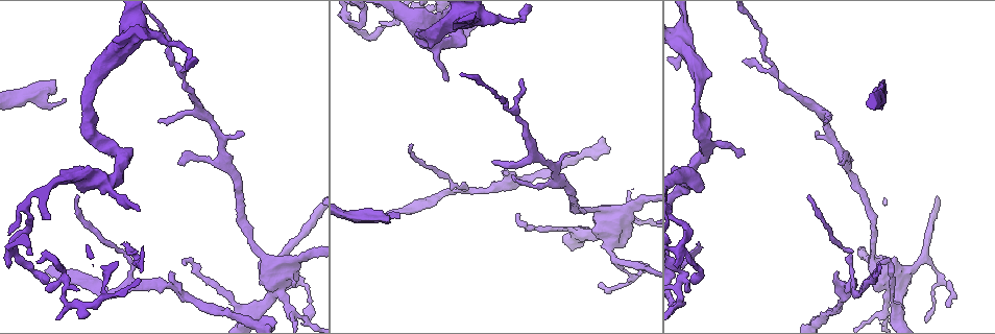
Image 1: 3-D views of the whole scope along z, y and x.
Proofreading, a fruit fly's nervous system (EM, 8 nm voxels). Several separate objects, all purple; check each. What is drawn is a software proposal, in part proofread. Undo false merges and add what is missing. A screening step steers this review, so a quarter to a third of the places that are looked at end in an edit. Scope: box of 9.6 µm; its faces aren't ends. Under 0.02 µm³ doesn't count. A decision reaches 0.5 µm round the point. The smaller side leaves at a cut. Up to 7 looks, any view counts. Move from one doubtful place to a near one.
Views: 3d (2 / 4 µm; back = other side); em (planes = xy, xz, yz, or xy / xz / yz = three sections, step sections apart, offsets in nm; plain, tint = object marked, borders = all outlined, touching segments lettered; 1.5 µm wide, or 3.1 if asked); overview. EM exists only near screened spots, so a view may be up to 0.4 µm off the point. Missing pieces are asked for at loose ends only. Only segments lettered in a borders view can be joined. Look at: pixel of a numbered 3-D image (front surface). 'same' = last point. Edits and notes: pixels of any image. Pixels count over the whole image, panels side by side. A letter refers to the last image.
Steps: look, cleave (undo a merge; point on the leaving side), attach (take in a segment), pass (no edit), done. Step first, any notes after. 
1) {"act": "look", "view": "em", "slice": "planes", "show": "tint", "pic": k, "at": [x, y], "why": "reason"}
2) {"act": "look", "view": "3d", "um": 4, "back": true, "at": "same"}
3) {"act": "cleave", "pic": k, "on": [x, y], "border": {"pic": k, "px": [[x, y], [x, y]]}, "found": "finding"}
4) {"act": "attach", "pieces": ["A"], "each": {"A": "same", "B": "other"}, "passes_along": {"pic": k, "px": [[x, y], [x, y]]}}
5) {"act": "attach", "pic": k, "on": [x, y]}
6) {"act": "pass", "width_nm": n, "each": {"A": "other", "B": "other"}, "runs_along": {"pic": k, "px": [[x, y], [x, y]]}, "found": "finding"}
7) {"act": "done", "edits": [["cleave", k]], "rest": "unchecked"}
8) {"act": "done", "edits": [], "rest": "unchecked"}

{"act": "look", "view": "em", "slice": "xy", "step": 4, "show": "borders", "pic": 1, "at": [825, 122], "why": "free end"}

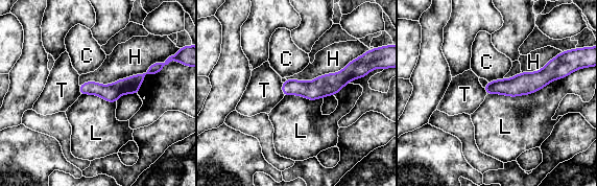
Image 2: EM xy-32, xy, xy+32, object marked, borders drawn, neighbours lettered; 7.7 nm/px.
{"act": "pass", "each": {"C": "other", "H": "other", "L": "other", "T": "other"}, "found": "no lettered segment goes on from it"}

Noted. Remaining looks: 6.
{"act": "look", "view": "3d", "um": 4, "back": true, "pic": 1, "at": [186, 58], "why": "thin end"}

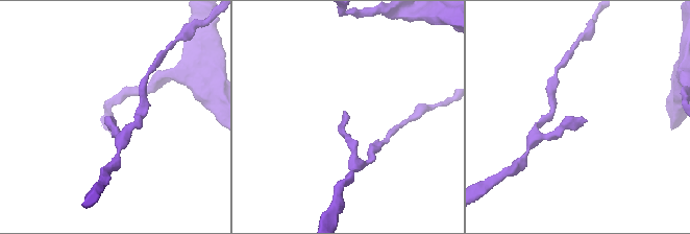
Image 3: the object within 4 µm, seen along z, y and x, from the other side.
{"act": "look", "view": "em", "slice": "xy", "step": 8, "show": "borders", "pic": 3, "at": [346, 113], "why": "now the EM"}

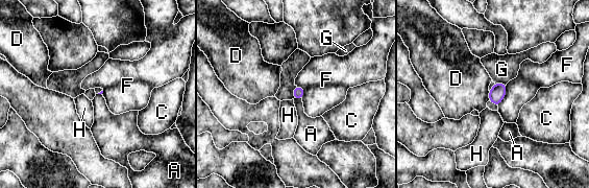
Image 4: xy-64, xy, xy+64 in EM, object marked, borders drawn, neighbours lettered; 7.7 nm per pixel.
{"act": "look", "view": "em", "slice": "planes", "show": "borders", "at": "same", "why": "cut it another way"}

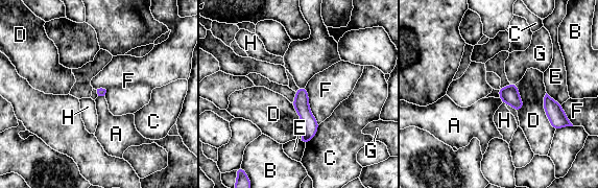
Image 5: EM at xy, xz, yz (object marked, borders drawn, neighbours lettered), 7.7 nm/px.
{"act": "pass", "each": {"A": "other", "B": "other", "C": "other", "D": "other", "E": "other", "F": "other", "G": "other", "H": "other"}, "runs_along": {"pic": 5, "px": [[303, 89], [305, 140]]}, "found": "no lettered segment goes on from it"}

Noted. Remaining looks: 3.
{"act": "look", "view": "em", "slice": "planes", "show": "borders", "pic": 1, "at": [410, 145], "why": "tapers out"}

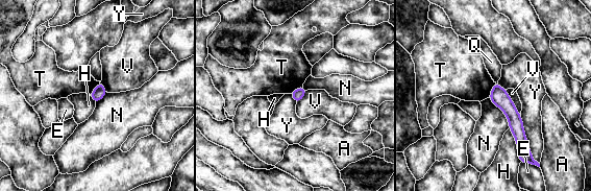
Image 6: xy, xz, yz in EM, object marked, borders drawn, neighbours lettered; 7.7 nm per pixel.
{"act": "pass", "each": {"A": "other", "E": "other", "H": "other", "N": "other", "Q": "other", "T": "other", "V": "other", "Y": "other"}, "found": "none of them fits"}

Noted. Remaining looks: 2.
{"act": "done", "edits": [], "rest": "unchecked"}

